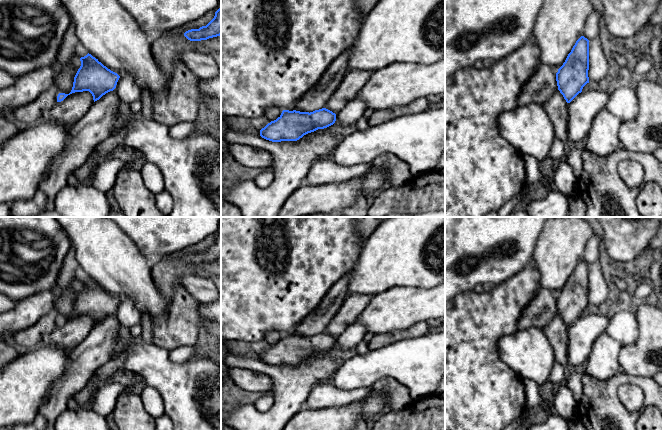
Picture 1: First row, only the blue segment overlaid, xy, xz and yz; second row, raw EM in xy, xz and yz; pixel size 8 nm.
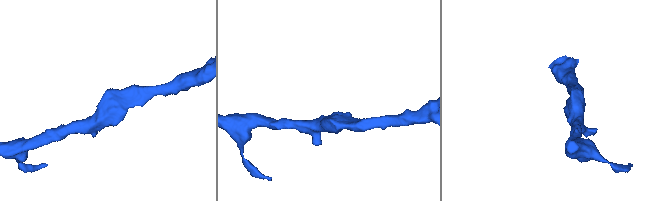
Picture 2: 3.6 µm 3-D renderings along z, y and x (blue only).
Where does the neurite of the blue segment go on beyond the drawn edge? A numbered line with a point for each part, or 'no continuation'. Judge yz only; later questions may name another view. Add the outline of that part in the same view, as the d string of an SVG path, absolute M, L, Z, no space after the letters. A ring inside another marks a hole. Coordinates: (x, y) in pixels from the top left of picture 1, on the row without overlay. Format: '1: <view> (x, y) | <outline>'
1: yz (556, 330) | M556 315L544 328L544 333L547 336L550 344L553 347L556 362L568 367L567 347L568 336L567 326L560 315Z

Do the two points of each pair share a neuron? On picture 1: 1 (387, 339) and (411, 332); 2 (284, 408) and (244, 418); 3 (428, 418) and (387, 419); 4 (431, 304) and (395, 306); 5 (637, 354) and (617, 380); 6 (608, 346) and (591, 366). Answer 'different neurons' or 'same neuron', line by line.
1: same neuron
2: same neuron
3: same neuron
4: same neuron
5: different neurons
6: same neuron

